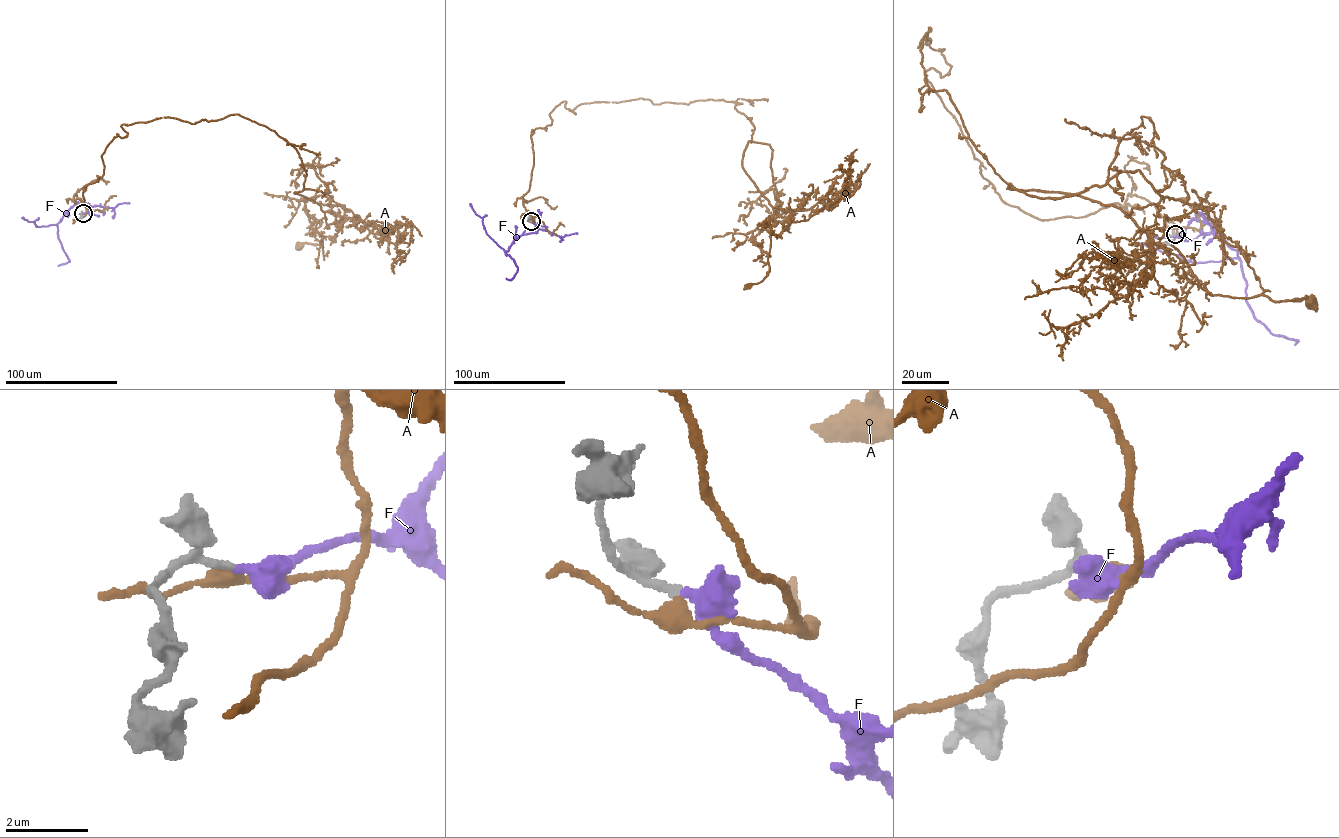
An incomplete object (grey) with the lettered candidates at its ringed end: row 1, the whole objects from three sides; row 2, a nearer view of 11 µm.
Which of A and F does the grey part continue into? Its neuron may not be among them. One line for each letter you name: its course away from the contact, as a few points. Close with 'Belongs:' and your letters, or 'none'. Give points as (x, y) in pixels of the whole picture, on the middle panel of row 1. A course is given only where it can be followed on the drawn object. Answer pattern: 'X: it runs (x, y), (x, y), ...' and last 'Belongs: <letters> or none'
F: it runs (531, 221), (537, 230), (515, 238), (505, 251), (517, 267), (512, 278), (506, 278)
Belongs: F

